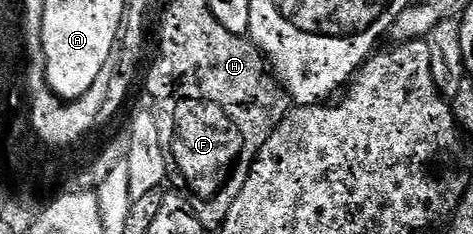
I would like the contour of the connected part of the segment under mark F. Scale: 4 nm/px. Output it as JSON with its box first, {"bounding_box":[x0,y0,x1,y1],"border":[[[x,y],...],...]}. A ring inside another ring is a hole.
{"bounding_box":[169,103,243,199],"border":[[[191,103],[183,108],[187,109],[181,111],[179,109],[177,113],[177,124],[173,129],[175,138],[171,141],[171,149],[169,145],[174,168],[175,165],[179,168],[180,175],[187,180],[188,187],[201,197],[199,199],[215,197],[221,191],[223,184],[231,178],[231,170],[235,168],[239,156],[243,154],[243,136],[237,123],[233,123],[231,117],[210,103]]]}

